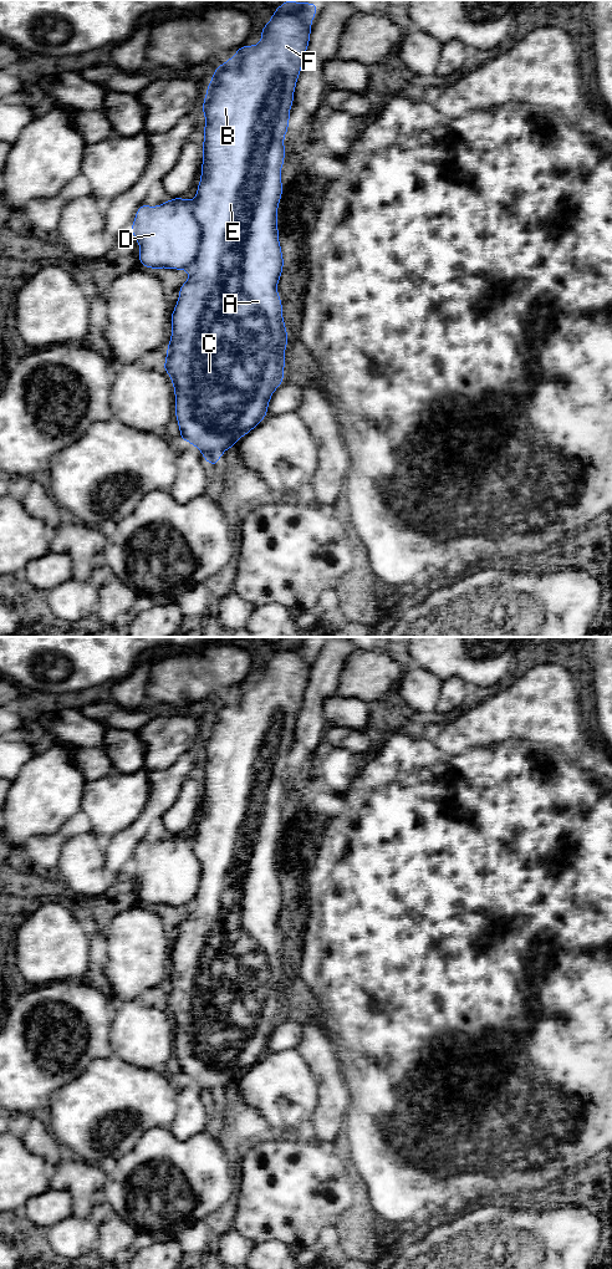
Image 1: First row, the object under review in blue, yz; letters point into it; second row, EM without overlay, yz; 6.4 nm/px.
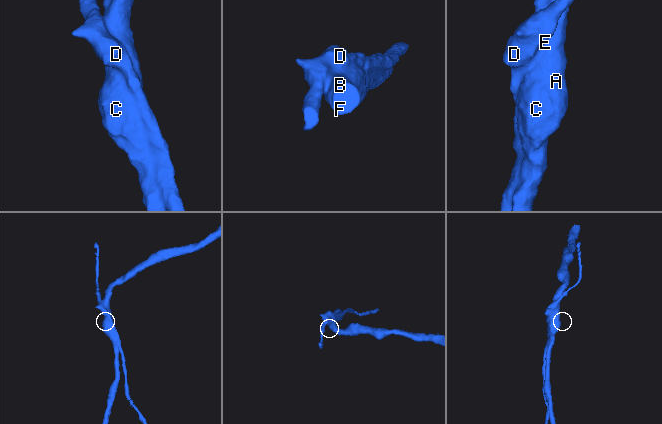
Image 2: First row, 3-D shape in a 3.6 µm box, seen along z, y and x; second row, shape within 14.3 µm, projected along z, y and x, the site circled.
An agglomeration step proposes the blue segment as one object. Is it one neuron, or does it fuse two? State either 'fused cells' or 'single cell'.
fused cells

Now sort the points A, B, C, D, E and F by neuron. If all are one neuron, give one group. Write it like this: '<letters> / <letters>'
A B C E F / D

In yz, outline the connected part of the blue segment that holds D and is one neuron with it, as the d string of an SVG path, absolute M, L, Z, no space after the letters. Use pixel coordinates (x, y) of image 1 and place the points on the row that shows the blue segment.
M182 197L157 207L142 204L131 231L141 246L138 261L148 269L193 269L202 230L192 202Z

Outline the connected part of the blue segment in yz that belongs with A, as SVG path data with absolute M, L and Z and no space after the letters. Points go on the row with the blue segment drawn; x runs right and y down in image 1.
M286 0L276 6L270 21L260 31L261 41L255 46L243 45L230 60L215 68L200 111L205 114L203 162L192 208L202 238L193 269L179 289L170 316L172 336L163 370L174 387L174 413L180 442L188 439L213 467L225 450L236 445L239 438L261 423L267 416L271 396L284 382L285 348L290 337L277 292L284 256L276 214L284 192L284 138L316 11L315 1L305 4Z

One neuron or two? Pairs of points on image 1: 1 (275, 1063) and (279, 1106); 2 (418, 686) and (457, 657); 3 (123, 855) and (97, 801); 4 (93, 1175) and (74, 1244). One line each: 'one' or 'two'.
1: one
2: two
3: two
4: two

